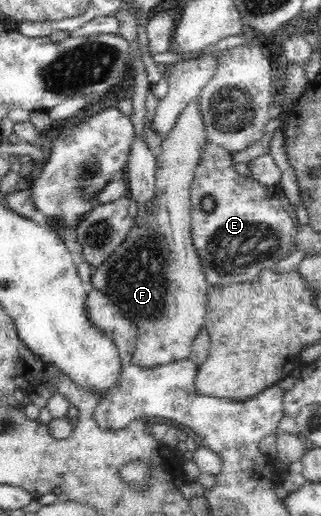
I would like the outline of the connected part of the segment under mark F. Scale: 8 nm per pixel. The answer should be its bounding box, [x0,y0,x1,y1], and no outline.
[87,97,211,367]

